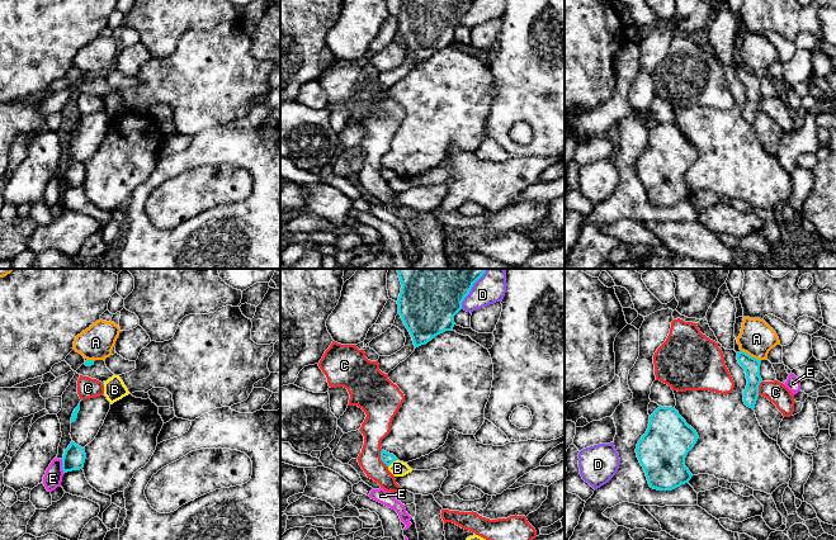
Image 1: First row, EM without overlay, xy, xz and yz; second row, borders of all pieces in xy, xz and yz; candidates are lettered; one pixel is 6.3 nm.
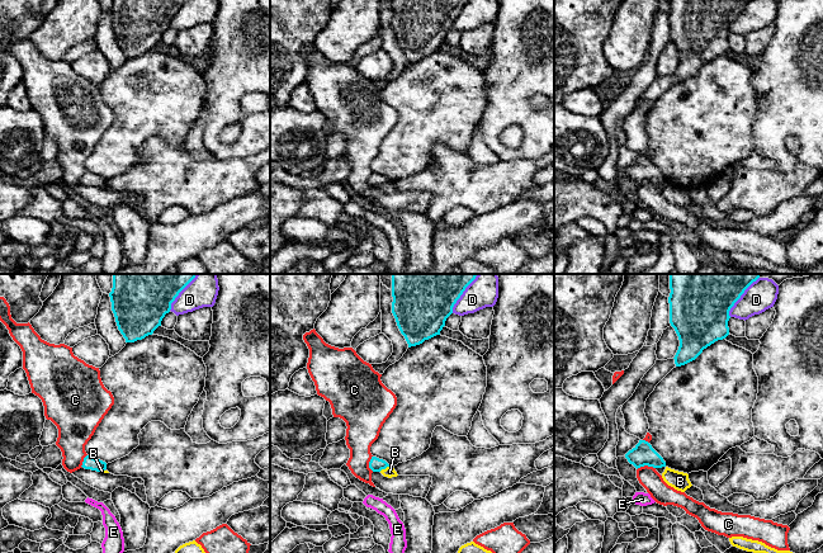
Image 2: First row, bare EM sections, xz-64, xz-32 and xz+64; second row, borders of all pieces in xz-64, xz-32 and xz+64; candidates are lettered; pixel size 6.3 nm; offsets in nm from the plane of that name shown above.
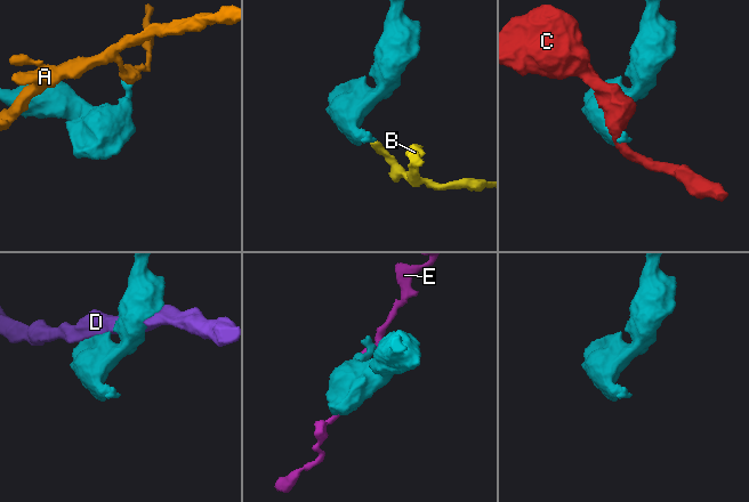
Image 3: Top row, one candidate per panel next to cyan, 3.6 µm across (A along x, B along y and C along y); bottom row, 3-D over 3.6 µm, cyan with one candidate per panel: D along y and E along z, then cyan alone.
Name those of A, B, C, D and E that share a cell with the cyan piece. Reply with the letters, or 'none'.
none

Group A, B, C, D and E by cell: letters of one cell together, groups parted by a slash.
A / B / C / D / E

